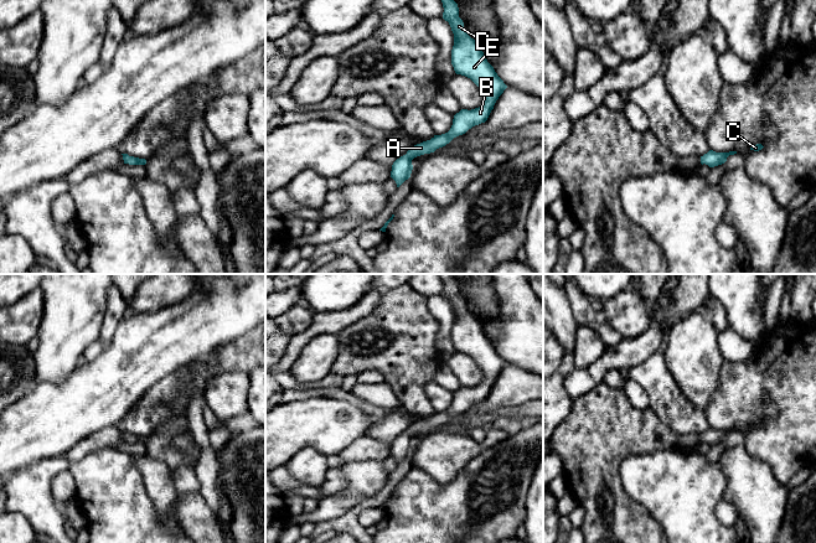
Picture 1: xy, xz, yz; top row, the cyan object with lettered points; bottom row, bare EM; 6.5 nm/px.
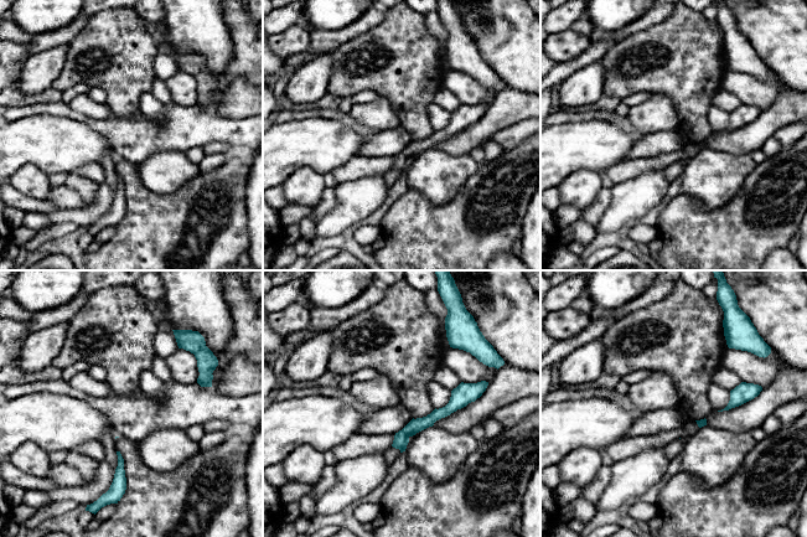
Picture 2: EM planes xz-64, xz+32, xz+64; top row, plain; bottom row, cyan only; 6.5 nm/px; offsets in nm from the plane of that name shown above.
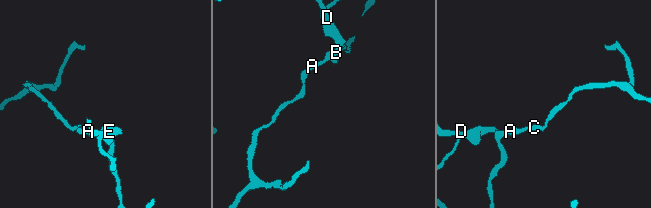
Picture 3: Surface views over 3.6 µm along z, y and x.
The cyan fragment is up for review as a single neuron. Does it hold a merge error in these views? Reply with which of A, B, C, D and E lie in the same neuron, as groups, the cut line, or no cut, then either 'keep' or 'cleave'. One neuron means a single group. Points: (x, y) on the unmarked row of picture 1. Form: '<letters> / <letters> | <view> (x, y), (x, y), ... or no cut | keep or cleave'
A B C D E | no cut | keep

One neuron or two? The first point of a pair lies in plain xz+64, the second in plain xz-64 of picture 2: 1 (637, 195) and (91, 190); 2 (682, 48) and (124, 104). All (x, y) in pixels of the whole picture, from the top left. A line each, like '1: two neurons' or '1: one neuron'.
1: one neuron
2: one neuron

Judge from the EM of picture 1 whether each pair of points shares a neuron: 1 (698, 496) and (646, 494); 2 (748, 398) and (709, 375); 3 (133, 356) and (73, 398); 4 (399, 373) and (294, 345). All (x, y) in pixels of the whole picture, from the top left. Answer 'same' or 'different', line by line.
1: same
2: different
3: same
4: different

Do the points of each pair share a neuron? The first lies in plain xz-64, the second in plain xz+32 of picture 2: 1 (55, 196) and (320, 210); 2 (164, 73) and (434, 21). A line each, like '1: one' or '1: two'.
1: one
2: one

